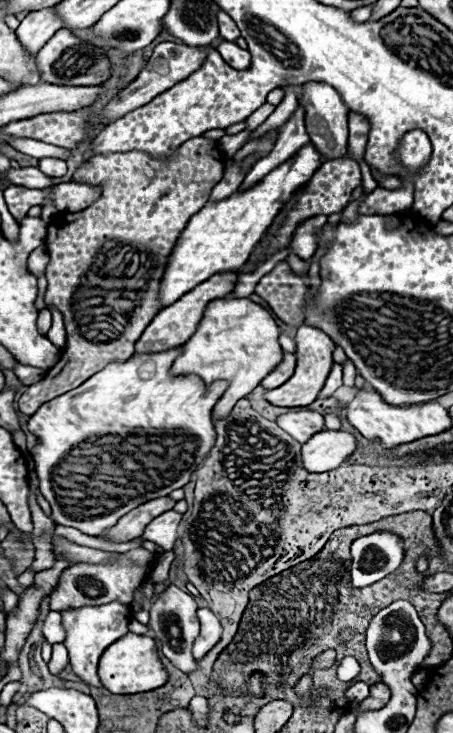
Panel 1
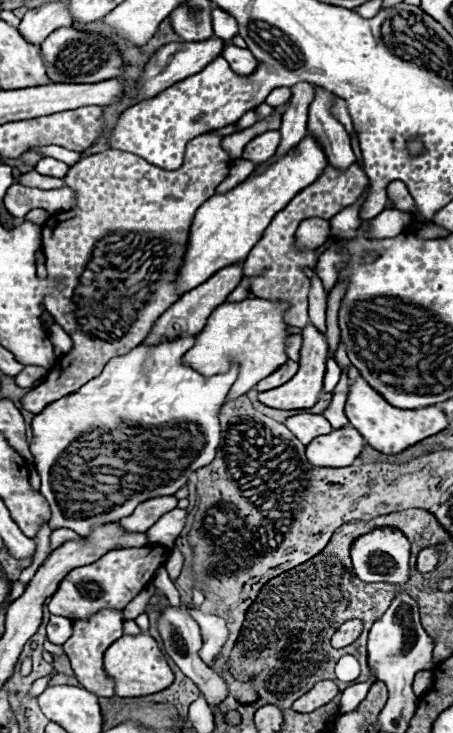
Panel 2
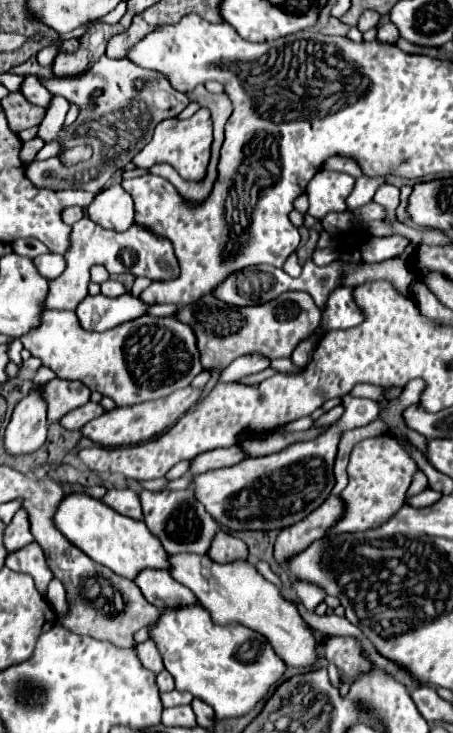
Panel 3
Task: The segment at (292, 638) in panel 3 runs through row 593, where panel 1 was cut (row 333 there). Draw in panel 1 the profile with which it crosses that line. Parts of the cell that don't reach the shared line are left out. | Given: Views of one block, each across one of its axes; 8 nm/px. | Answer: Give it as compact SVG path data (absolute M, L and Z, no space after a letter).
M248 298L212 300L206 306L196 332L182 346L180 356L176 356L170 372L174 376L196 374L204 380L206 386L216 380L228 382L226 392L212 410L212 420L218 422L224 416L228 416L232 406L240 398L248 396L262 382L262 378L268 376L268 372L272 372L272 368L276 368L282 356L278 336L280 328L274 316L260 304L254 304Z

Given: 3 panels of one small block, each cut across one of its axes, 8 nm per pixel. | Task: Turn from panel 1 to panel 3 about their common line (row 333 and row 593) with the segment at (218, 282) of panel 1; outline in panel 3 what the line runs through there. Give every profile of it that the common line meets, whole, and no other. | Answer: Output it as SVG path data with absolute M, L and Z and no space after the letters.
M142 570L134 582L140 586L144 598L160 610L198 604L192 590L176 582L166 570Z

